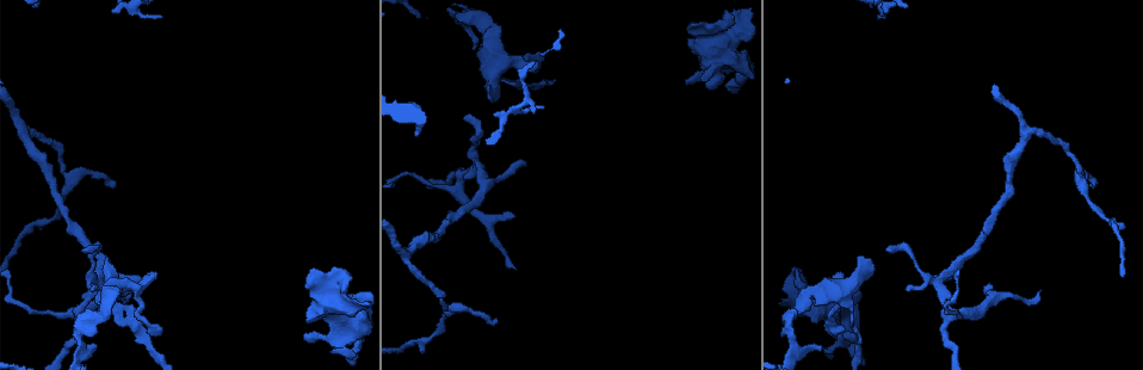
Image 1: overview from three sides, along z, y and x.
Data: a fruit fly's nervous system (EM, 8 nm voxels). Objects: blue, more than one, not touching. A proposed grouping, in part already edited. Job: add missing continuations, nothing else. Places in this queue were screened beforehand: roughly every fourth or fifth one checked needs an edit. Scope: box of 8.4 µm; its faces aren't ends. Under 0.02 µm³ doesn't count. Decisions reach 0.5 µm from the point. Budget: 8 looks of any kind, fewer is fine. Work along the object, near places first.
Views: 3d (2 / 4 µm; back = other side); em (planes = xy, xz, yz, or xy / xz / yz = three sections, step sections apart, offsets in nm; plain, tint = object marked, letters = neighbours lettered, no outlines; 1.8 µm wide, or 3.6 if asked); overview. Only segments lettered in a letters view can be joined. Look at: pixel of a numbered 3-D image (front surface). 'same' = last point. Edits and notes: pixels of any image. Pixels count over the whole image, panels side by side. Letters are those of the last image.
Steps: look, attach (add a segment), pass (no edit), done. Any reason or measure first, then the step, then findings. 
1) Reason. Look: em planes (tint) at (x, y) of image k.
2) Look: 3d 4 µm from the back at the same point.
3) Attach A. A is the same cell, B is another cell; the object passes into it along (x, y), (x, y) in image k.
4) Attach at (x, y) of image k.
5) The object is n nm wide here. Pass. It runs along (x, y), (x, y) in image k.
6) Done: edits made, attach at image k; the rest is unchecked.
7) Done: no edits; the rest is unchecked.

Branch stops here. Look: 3d 4 µm at (512, 214) of image 1.

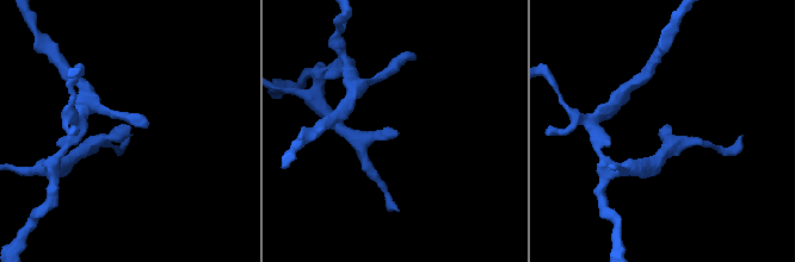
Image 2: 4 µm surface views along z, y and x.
Need the tissue. Look: em planes (letters) at (127, 129) of image 2.

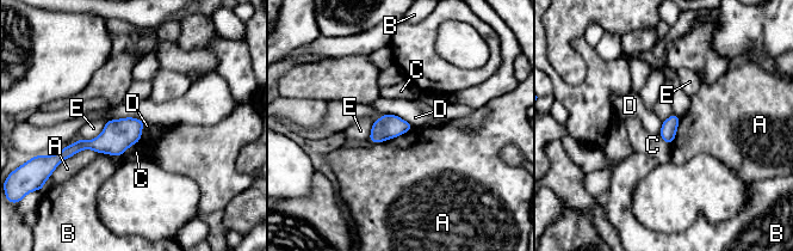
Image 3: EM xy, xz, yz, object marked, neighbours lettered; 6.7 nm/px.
The object is 110 nm wide here. Pass. A, B, C, D and E are other cells; a border runs along (384, 112), (397, 115), (413, 126) in image 3; no lettered segment goes on from it.

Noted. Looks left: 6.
Thin end. Look: em 3.6 µm xy step 4 (letters) at (907, 288) of image 1.

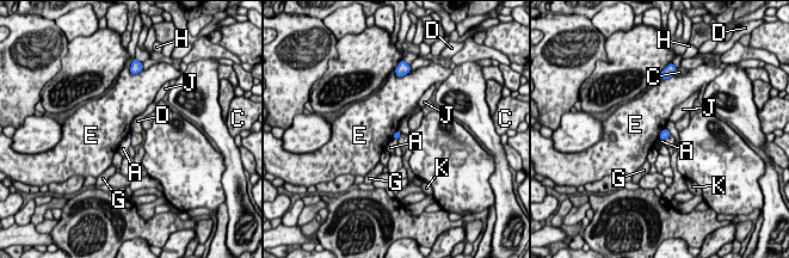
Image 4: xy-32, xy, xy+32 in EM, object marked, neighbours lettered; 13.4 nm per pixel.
Another direction. Look: em 3.6 µm planes (letters) at the same point.

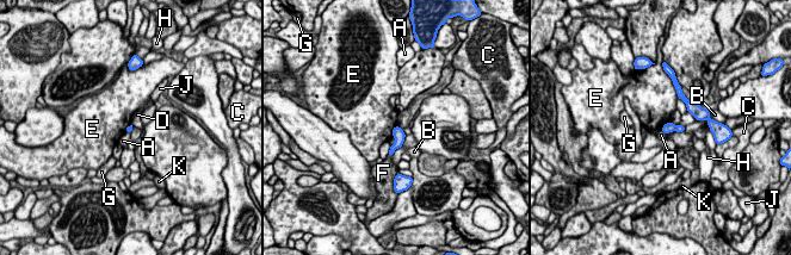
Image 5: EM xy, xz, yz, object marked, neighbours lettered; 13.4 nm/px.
The object is 90 nm wide here. Pass. A, B, C, D, E, F, G, H, J and K are other cells; a border runs along (396, 125), (391, 135) in image 5; no lettered segment goes on from it.

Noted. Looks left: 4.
Look: em planes (letters) at (706, 86) of image 1.

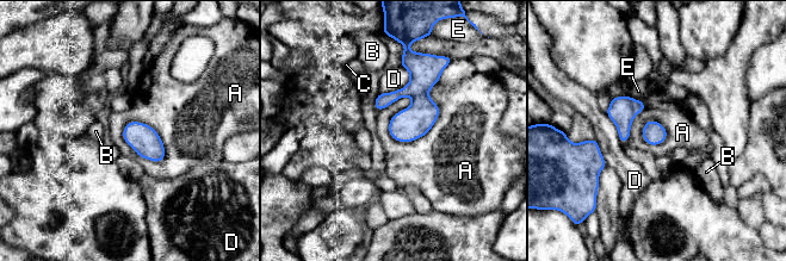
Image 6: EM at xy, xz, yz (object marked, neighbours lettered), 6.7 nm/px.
Pass. A, B, C, D and E are other cells; a border runs along (378, 110), (422, 137) in image 6; none of them fits.

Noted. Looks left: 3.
Looks like a crossing. Look: 3d 2 µm at (826, 286) of image 1.

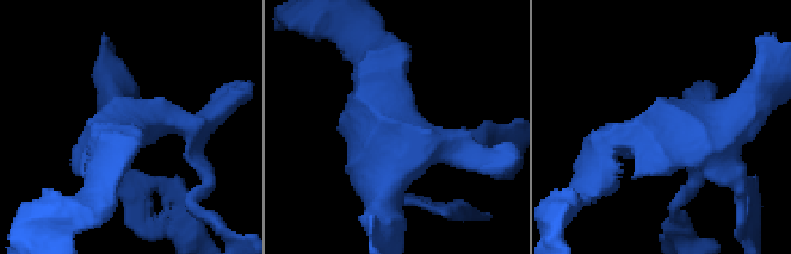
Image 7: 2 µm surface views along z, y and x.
4 arms meet here. Look: em yz step 8 (letters) at (391, 133) of image 7.

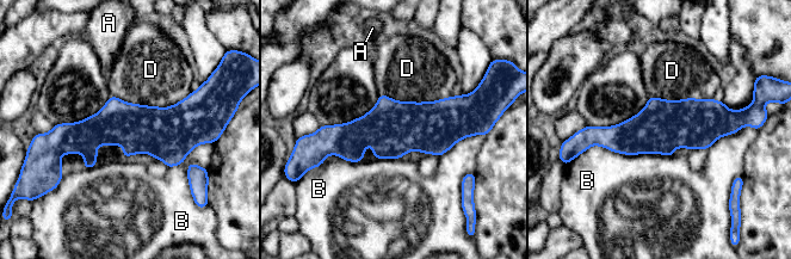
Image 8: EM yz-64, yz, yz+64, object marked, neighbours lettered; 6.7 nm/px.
The object is 340 nm wide here. Pass. A, B and D are other cells; a border runs along (582, 152), (601, 146), (674, 155) in image 8; none of them fits.

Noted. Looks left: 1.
Done: no edits; the rest is unchecked.

